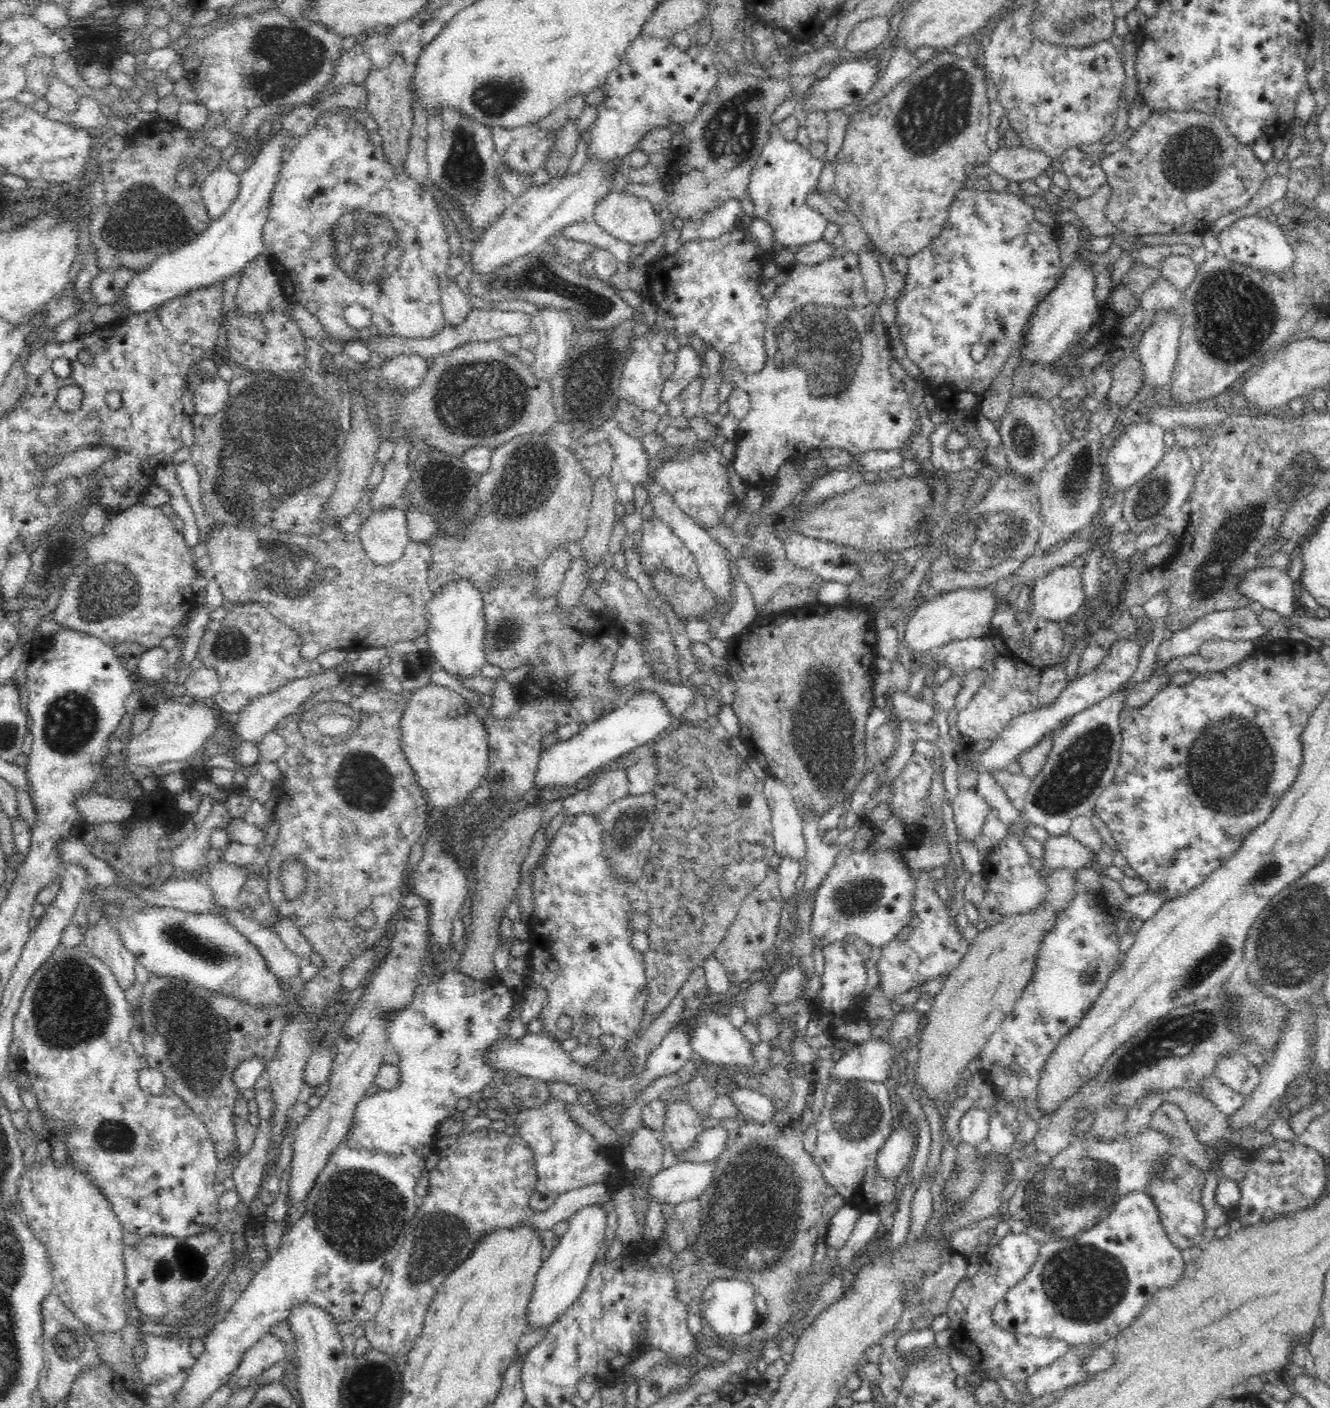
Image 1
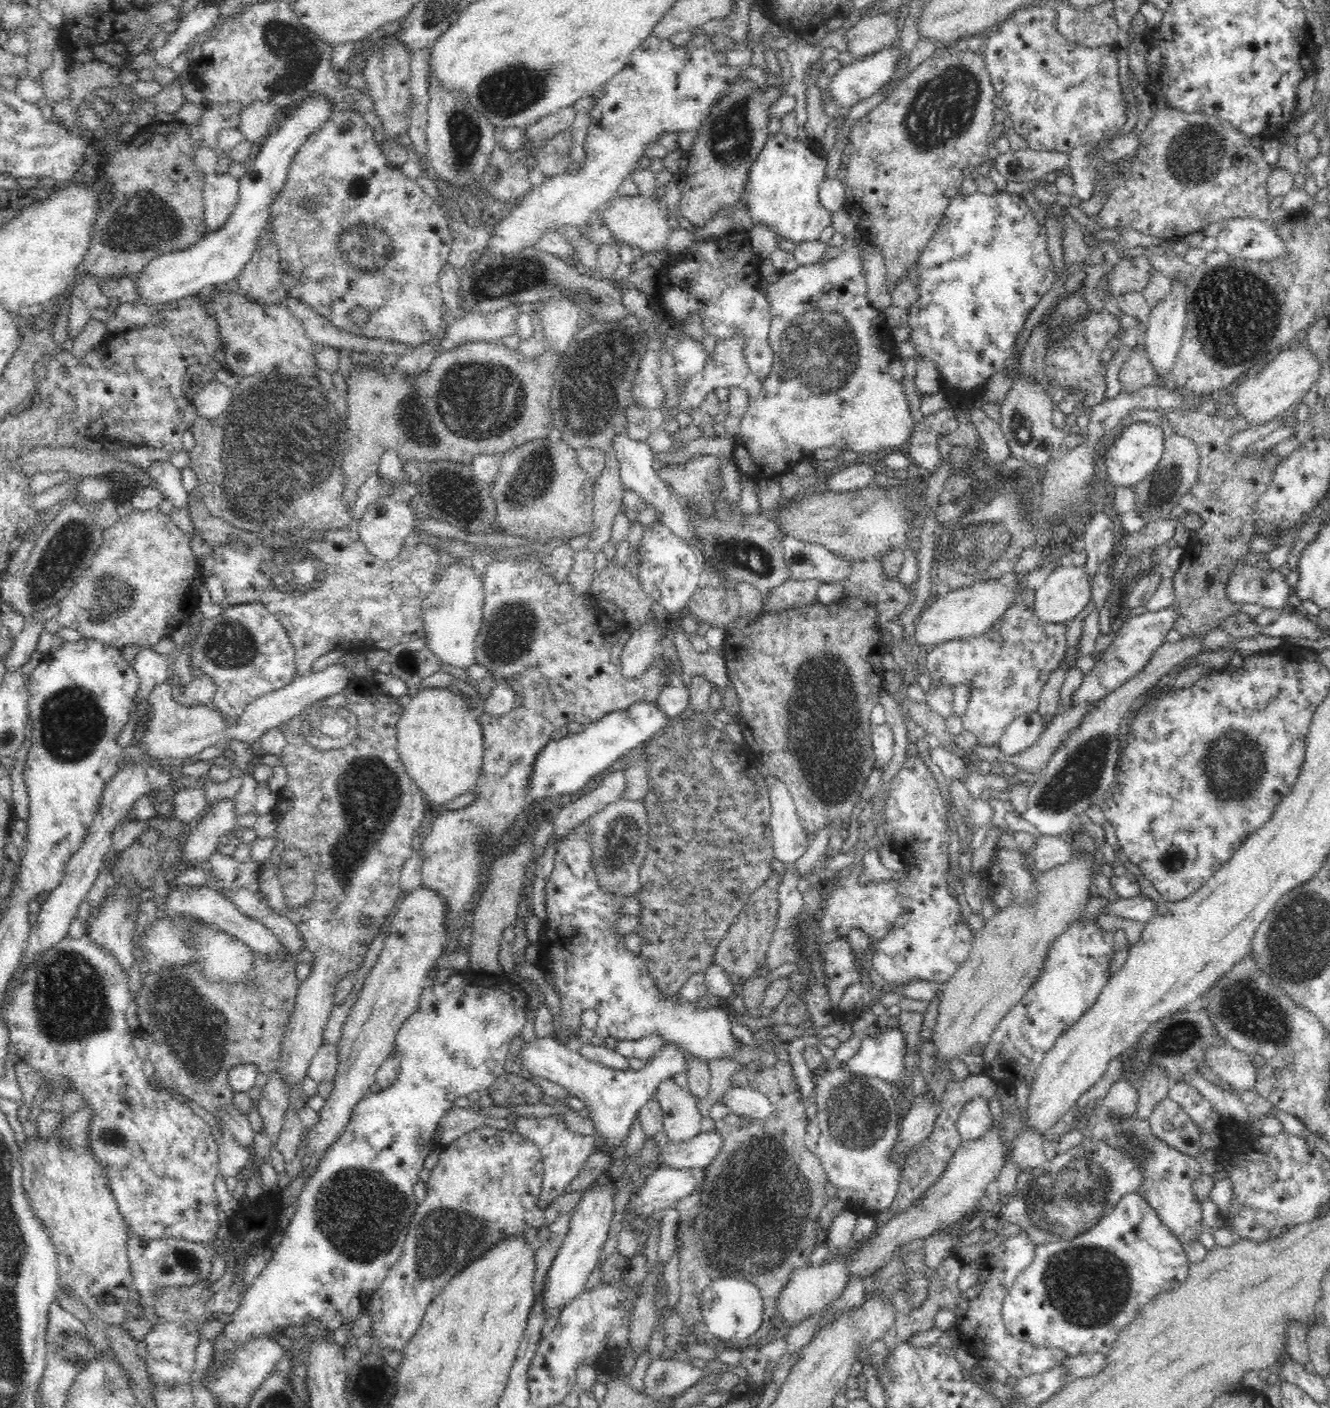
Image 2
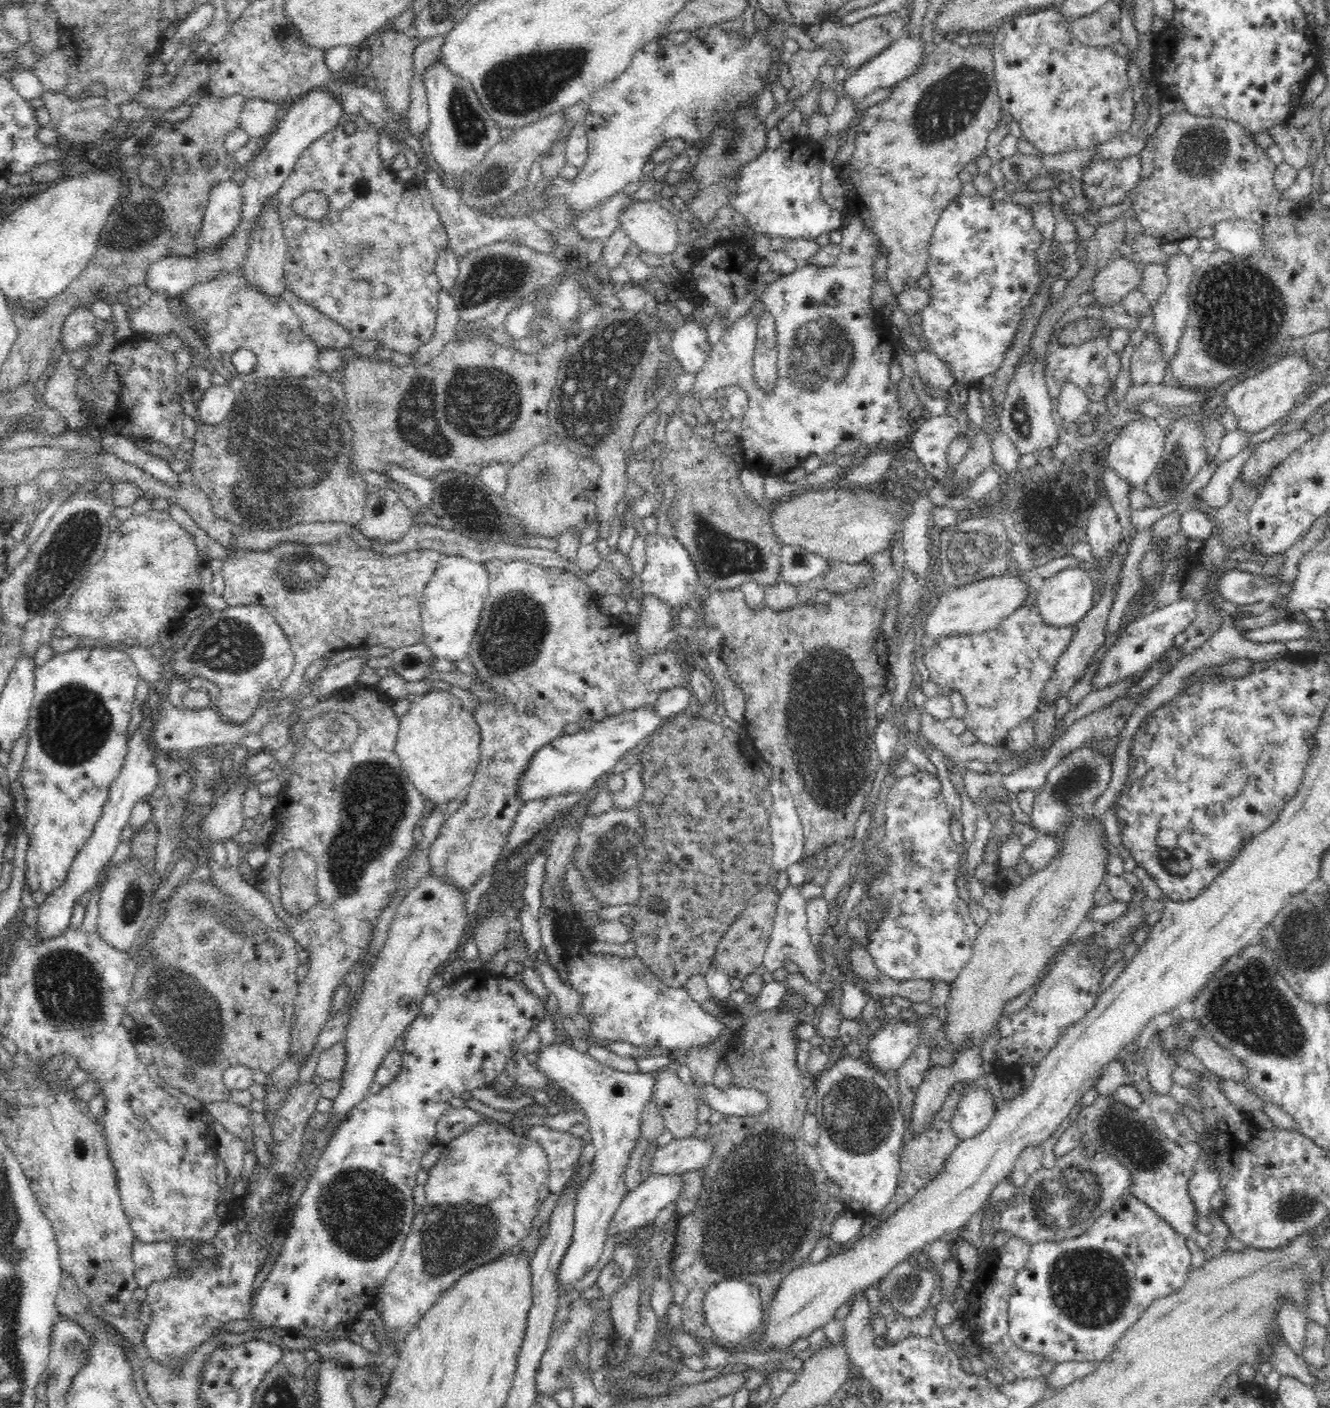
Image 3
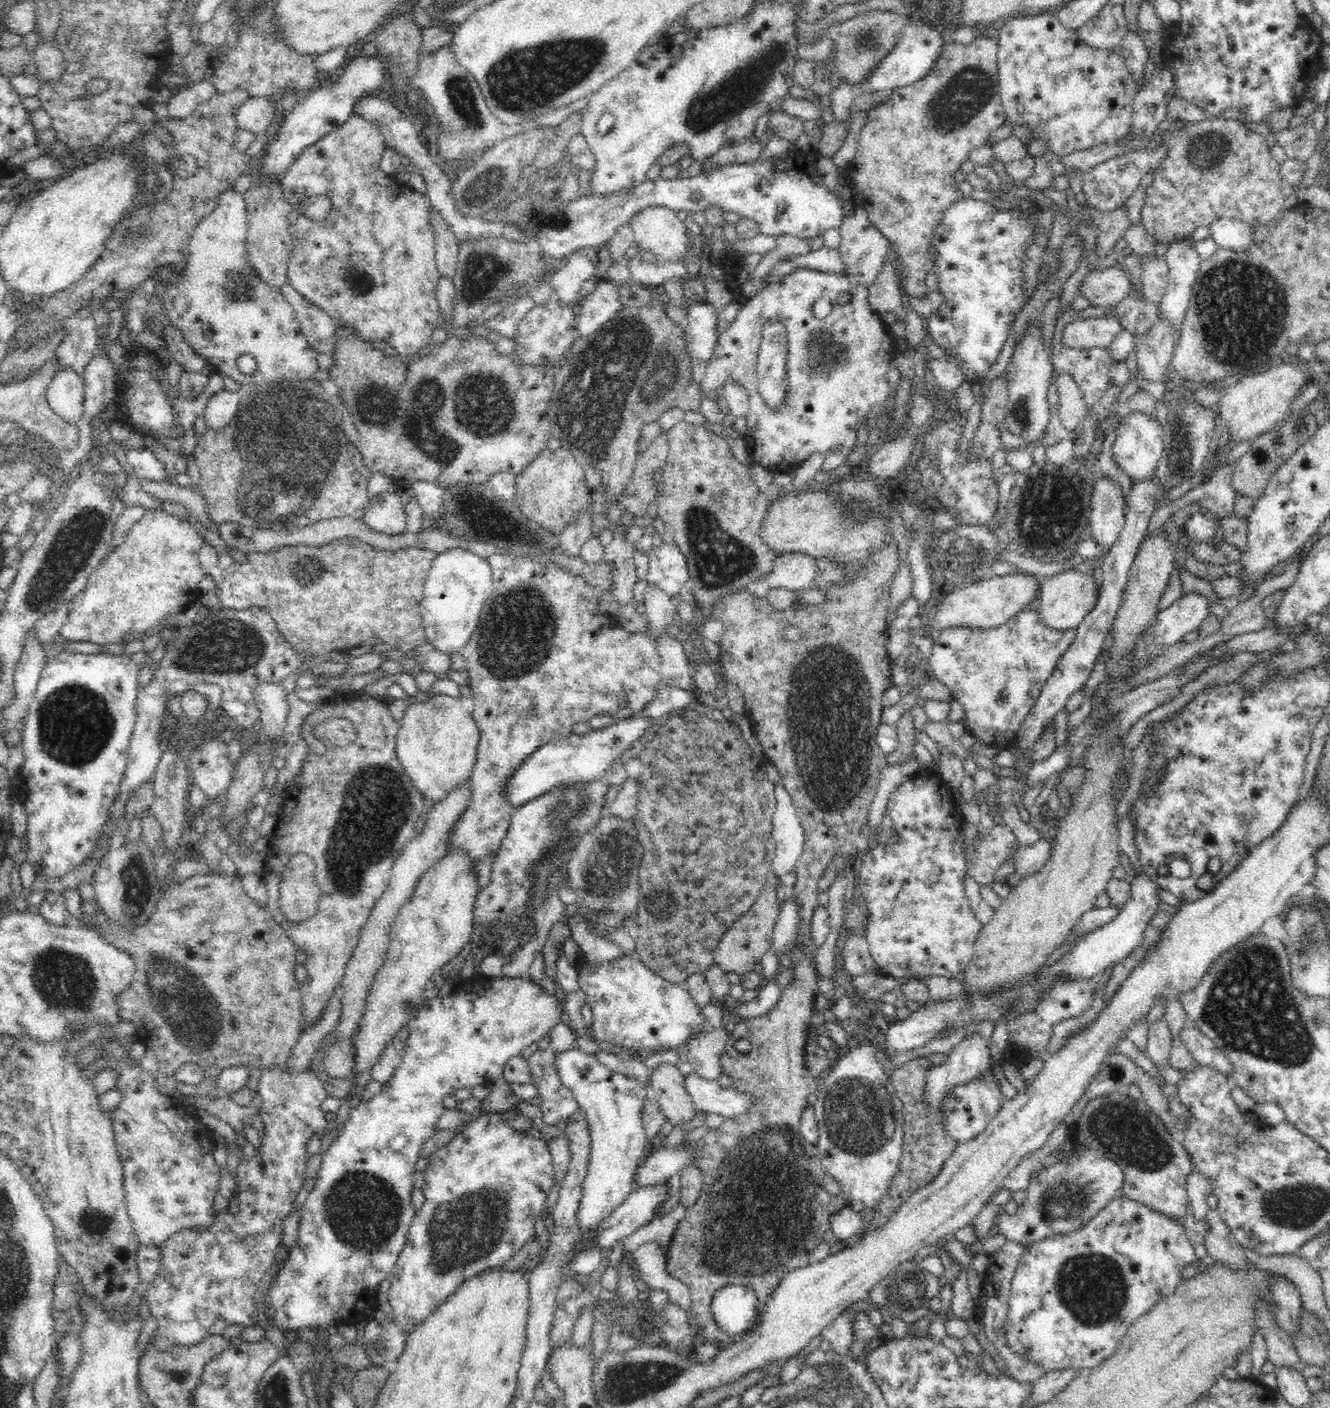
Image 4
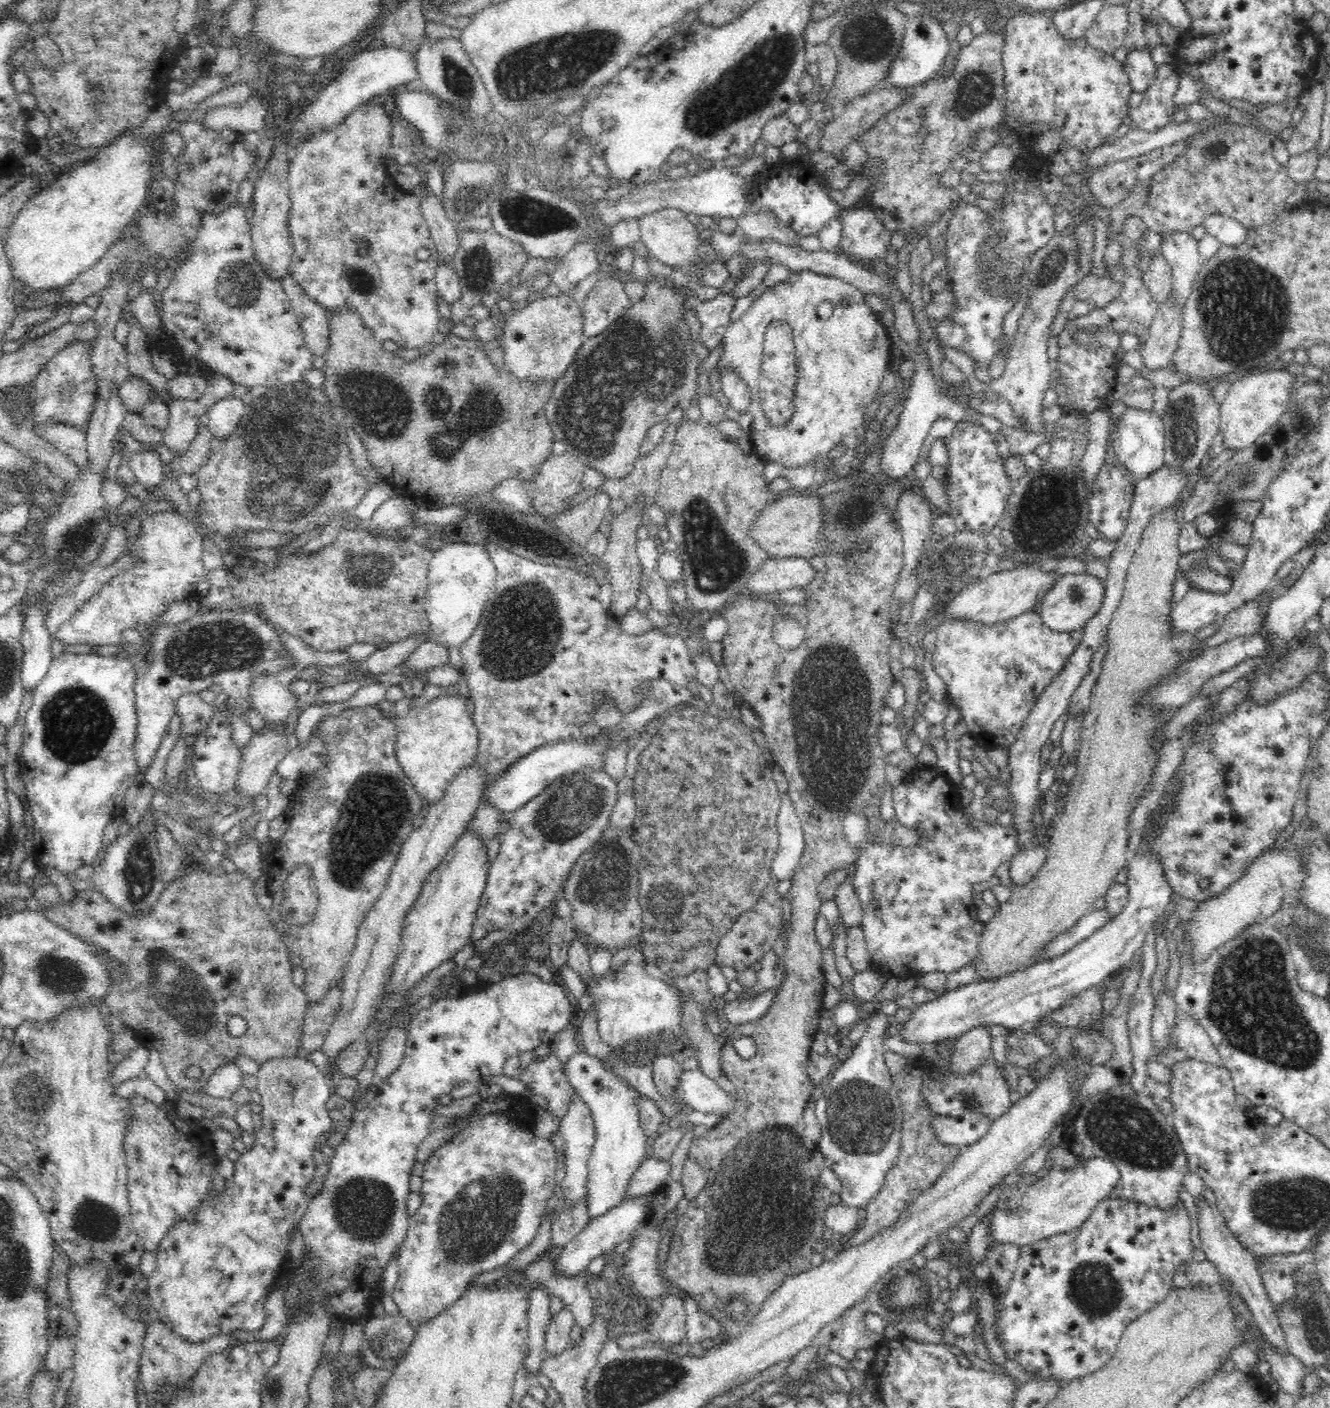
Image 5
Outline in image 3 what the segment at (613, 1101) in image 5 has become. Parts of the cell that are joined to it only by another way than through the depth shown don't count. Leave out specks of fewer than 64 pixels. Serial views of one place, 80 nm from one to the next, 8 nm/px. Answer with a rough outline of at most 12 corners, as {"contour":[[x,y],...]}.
{"contour":[[571,1043],[535,1066],[578,1104],[595,1147],[558,1268],[562,1288],[598,1264],[628,1191],[656,1076],[604,1066]]}

